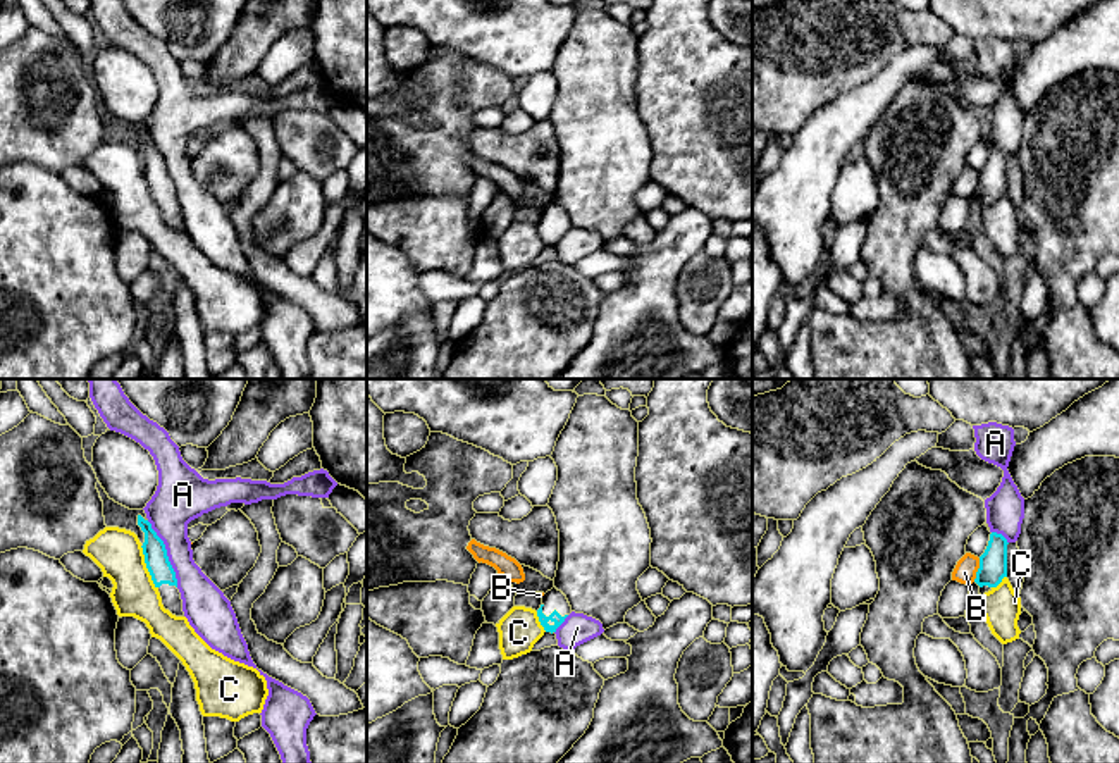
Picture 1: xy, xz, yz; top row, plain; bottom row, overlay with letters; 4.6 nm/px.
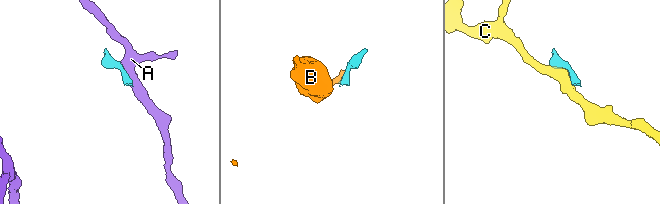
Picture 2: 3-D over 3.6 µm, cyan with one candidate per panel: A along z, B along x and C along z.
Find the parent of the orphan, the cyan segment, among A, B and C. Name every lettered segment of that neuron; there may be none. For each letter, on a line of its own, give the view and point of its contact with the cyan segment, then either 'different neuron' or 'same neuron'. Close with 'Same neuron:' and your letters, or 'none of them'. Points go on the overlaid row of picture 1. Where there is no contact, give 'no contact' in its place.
A: xy (166, 553) | different neuron
B: yz (978, 570) | different neuron
C: xy (147, 567) | different neuron
Same neuron: none of them

